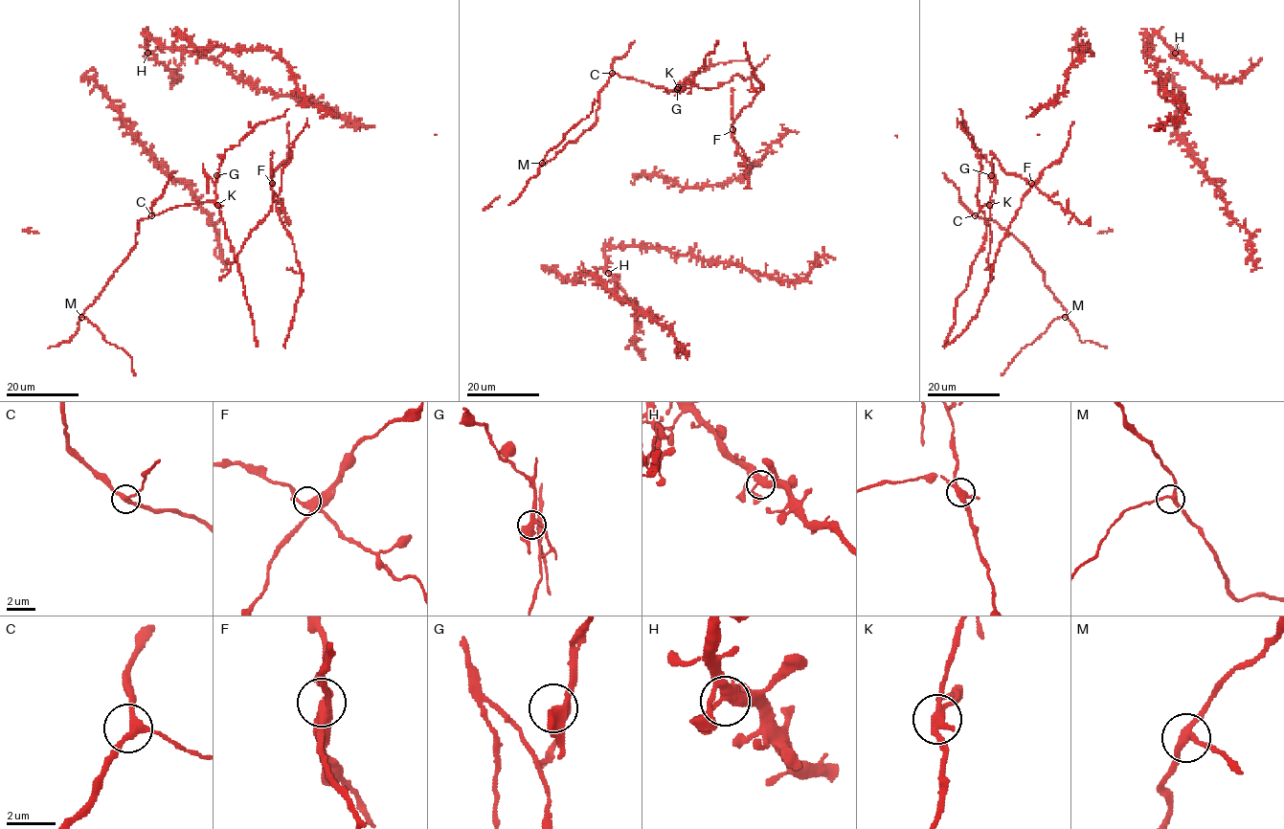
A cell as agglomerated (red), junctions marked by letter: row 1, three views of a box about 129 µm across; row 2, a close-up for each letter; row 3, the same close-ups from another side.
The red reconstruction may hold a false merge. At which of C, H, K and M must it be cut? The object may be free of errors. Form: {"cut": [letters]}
{"cut": ["K"]}

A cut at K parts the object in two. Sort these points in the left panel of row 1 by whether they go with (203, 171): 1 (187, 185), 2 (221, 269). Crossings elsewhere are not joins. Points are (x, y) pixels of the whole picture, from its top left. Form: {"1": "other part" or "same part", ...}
{"1": "other part", "2": "other part"}

